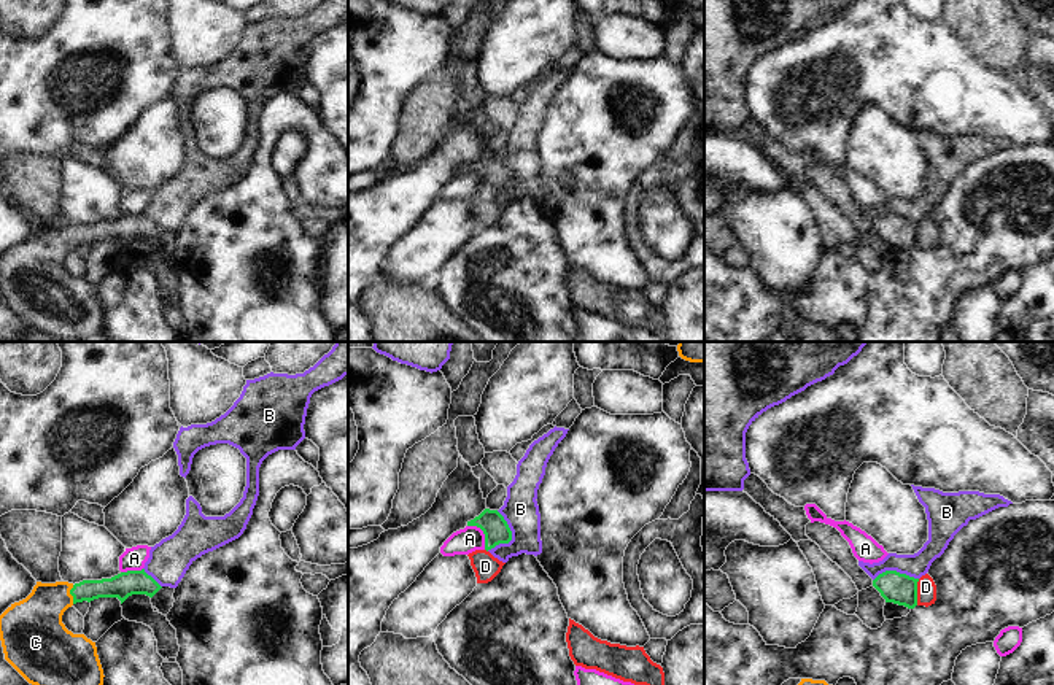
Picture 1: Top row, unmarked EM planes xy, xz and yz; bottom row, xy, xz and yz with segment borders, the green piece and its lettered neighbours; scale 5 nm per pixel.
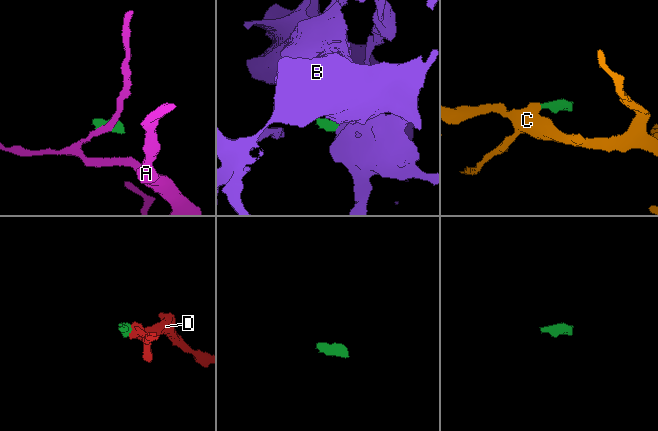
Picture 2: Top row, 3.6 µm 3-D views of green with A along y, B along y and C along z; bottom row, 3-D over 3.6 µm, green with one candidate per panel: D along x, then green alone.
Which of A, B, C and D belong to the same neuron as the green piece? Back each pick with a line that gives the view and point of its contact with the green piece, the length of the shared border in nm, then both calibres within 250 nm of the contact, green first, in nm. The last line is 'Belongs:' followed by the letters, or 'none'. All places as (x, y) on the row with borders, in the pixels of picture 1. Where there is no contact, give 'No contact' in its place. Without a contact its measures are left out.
C: Touches green at xy (72, 595). Shared border 100 nm. Thickness 120 nm (green) against 300 nm
Belongs: C

